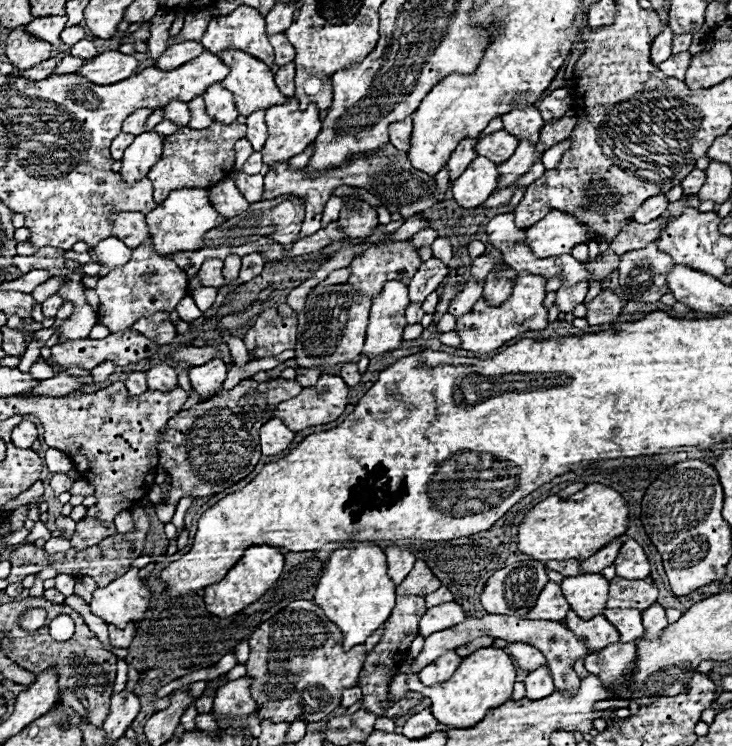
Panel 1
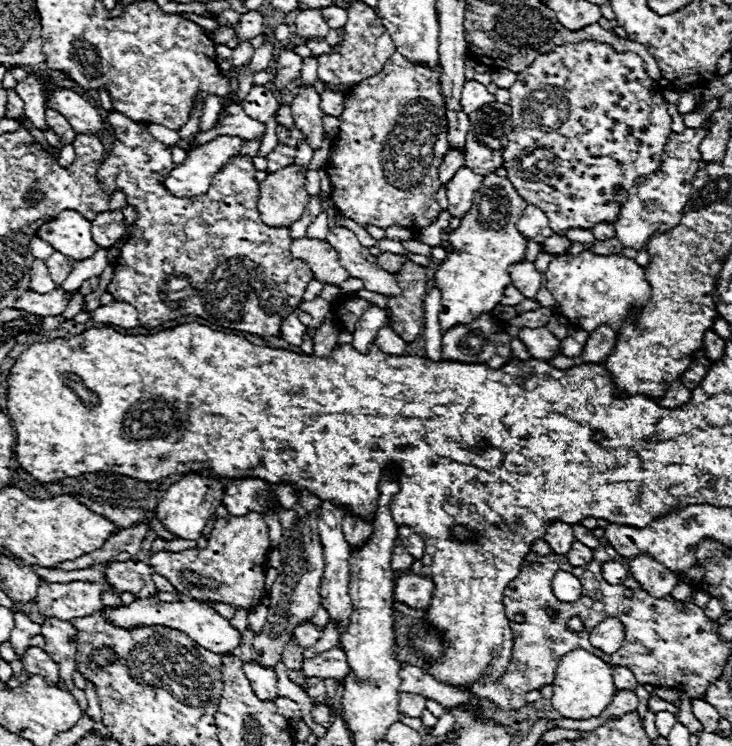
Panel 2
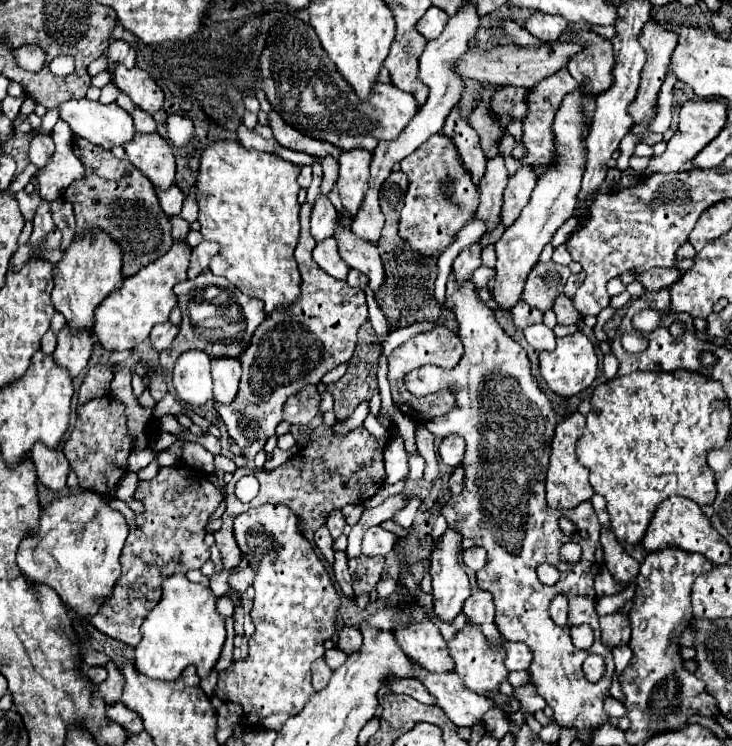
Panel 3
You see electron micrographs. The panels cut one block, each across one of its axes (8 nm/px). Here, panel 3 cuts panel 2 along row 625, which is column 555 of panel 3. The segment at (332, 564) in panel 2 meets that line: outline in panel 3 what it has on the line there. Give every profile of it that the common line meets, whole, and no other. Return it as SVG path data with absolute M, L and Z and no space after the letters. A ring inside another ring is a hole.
M544 324L528 326L528 328L524 330L524 338L526 338L528 344L530 344L532 348L536 348L538 352L542 352L542 350L554 350L554 348L556 348L554 330L550 330L550 328L544 326Z

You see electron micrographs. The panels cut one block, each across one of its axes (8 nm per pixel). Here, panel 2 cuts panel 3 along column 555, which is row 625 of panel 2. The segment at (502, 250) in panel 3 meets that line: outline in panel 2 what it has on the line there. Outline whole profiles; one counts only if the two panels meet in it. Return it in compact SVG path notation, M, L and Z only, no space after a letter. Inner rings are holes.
M142 598L142 600L134 600L130 606L122 606L122 608L116 608L116 610L104 608L104 616L108 620L112 620L116 626L122 626L122 628L168 626L168 628L174 628L174 630L182 630L184 634L194 638L194 642L204 646L206 650L212 650L212 652L218 652L218 654L228 654L234 648L238 648L240 642L242 642L242 634L230 624L230 620L220 616L208 602L198 602L198 600L162 602L158 598Z

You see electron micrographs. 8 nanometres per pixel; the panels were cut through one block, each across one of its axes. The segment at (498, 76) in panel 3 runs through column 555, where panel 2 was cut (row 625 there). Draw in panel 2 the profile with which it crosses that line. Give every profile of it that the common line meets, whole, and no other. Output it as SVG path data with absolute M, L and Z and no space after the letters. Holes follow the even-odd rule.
M48 618L42 624L42 636L46 640L46 654L58 662L60 666L60 676L66 680L66 684L72 688L72 694L78 698L82 710L86 710L86 698L84 692L74 688L72 684L72 672L76 668L74 656L76 656L76 642L78 642L78 630L74 630L74 626L66 620L60 618Z

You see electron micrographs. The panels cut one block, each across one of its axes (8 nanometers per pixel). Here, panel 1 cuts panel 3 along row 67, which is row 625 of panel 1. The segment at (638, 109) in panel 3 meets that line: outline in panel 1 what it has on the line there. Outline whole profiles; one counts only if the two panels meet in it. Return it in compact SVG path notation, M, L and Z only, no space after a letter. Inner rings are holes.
M660 604L650 606L650 610L644 610L642 612L642 622L644 622L646 636L658 636L668 626L666 612L664 612L664 608Z

